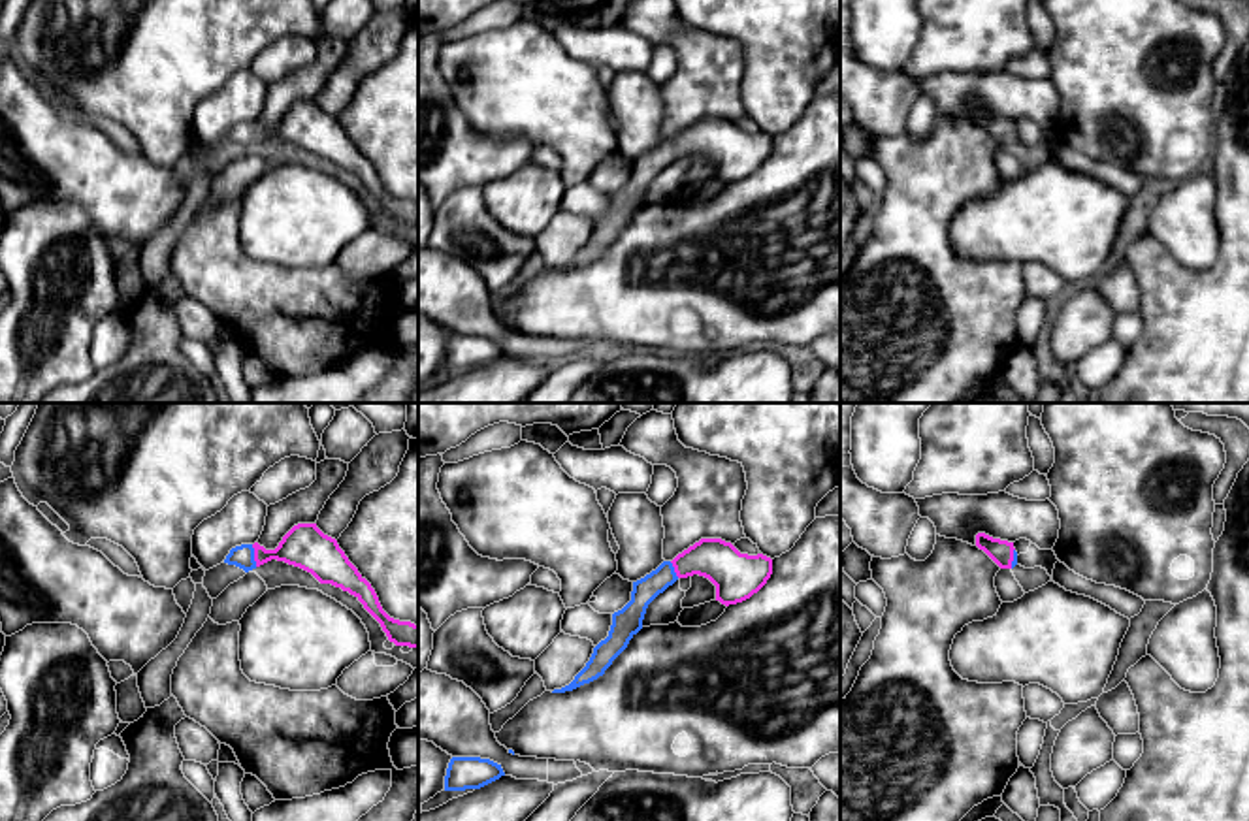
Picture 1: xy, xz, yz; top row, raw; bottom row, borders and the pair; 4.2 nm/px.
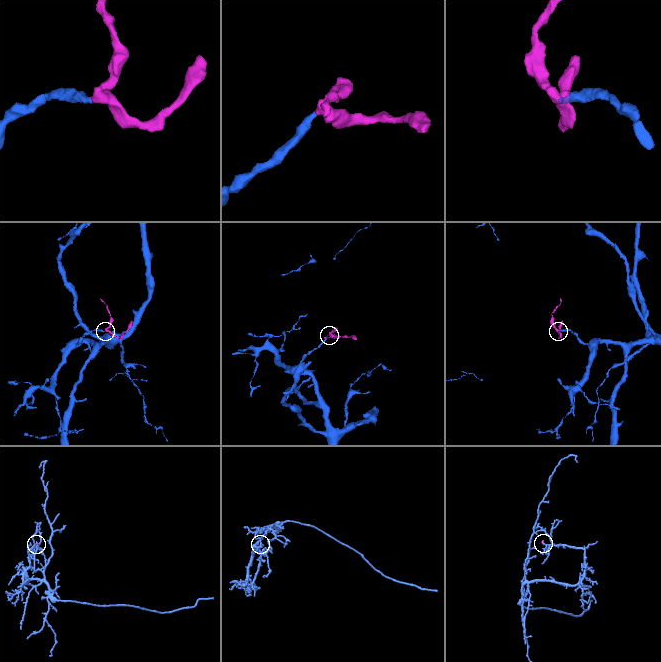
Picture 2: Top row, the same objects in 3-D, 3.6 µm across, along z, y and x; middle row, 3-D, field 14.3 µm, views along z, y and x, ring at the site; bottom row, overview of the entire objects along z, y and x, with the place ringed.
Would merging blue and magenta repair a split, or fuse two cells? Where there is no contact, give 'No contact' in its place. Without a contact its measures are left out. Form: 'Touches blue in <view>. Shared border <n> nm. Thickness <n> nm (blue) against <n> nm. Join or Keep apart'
Touches blue in xy. Shared border 100 nm. Thickness 100 nm (blue) against 190 nm. Join

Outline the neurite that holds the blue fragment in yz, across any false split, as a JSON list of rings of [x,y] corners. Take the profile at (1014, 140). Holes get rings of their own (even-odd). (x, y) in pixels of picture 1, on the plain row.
[[[978,111],[976,124],[983,128],[1000,147],[1014,147],[1017,143],[1014,121]]]

